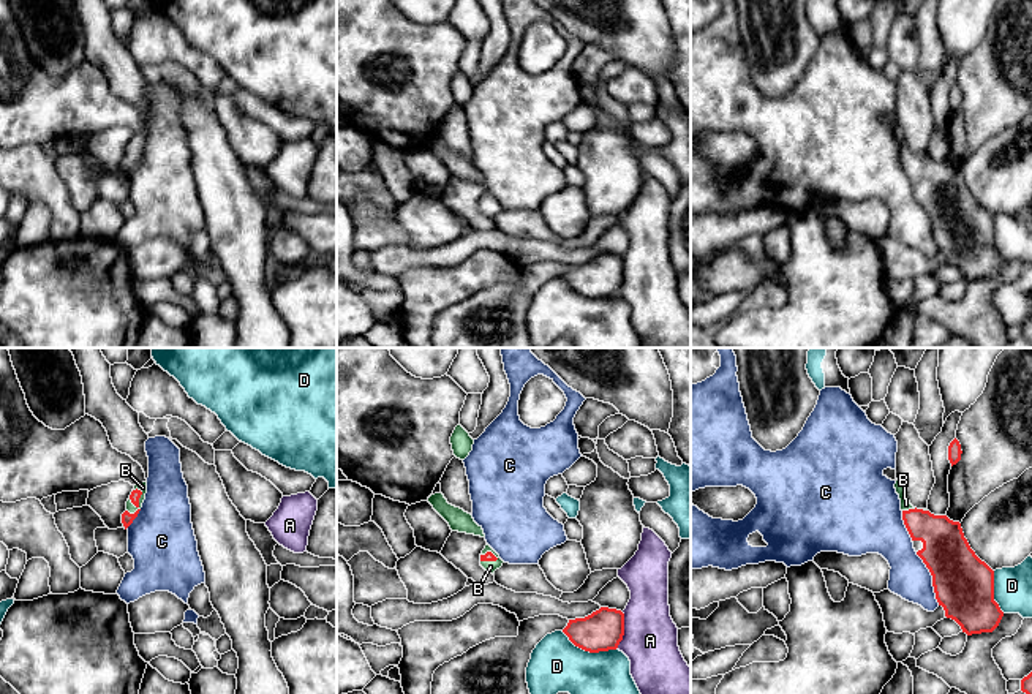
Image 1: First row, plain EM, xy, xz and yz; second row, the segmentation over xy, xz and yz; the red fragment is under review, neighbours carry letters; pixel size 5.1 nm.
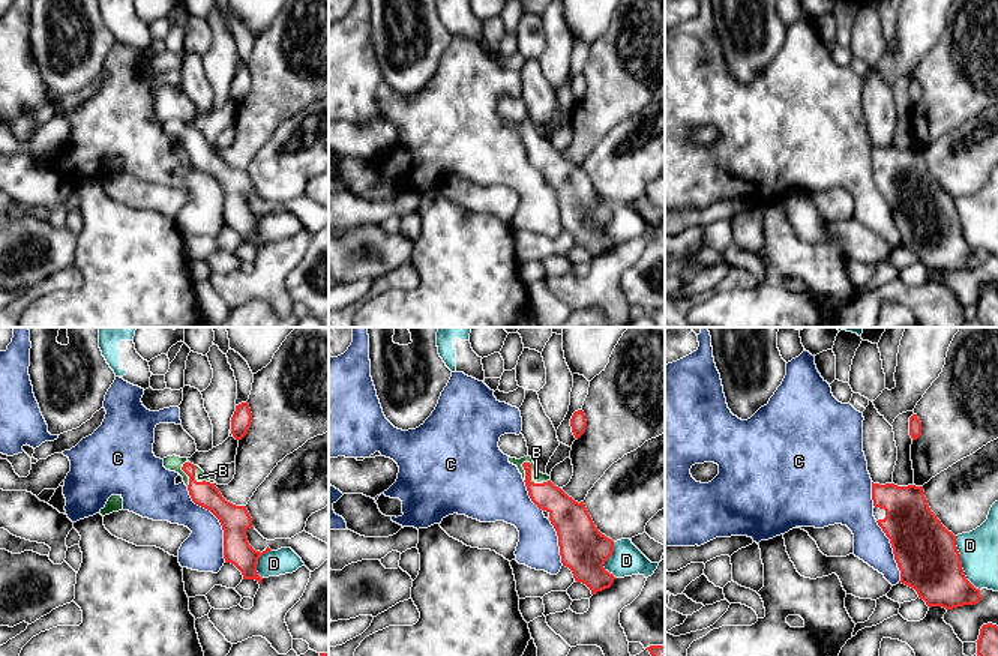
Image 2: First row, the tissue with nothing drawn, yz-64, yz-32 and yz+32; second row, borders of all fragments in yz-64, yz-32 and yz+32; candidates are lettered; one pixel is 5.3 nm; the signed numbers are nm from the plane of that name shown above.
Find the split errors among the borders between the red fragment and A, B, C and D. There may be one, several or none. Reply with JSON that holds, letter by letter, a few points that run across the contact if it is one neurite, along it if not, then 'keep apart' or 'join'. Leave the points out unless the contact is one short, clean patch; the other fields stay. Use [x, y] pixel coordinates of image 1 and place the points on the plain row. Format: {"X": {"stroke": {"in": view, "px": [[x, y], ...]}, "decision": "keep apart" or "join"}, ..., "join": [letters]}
{"A": {"decision": "keep apart"}, "B": {"stroke": {"in": "yz", "px": [[944, 190], [909, 155], [906, 150]]}, "decision": "join"}, "C": {"decision": "keep apart"}, "D": {"decision": "keep apart"}, "join": ["B"]}

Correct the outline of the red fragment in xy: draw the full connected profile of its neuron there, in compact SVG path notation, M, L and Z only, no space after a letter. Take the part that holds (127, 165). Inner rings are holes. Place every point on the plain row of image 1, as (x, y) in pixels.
M147 126L139 131L134 131L134 134L126 147L126 157L122 160L122 169L123 169L125 175L137 163L137 160L142 153L142 149L145 145L145 139L147 139Z

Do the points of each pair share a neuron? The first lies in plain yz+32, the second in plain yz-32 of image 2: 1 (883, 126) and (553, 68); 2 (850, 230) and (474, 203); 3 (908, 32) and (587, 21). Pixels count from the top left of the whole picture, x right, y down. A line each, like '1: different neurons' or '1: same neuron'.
1: different neurons
2: different neurons
3: same neuron

